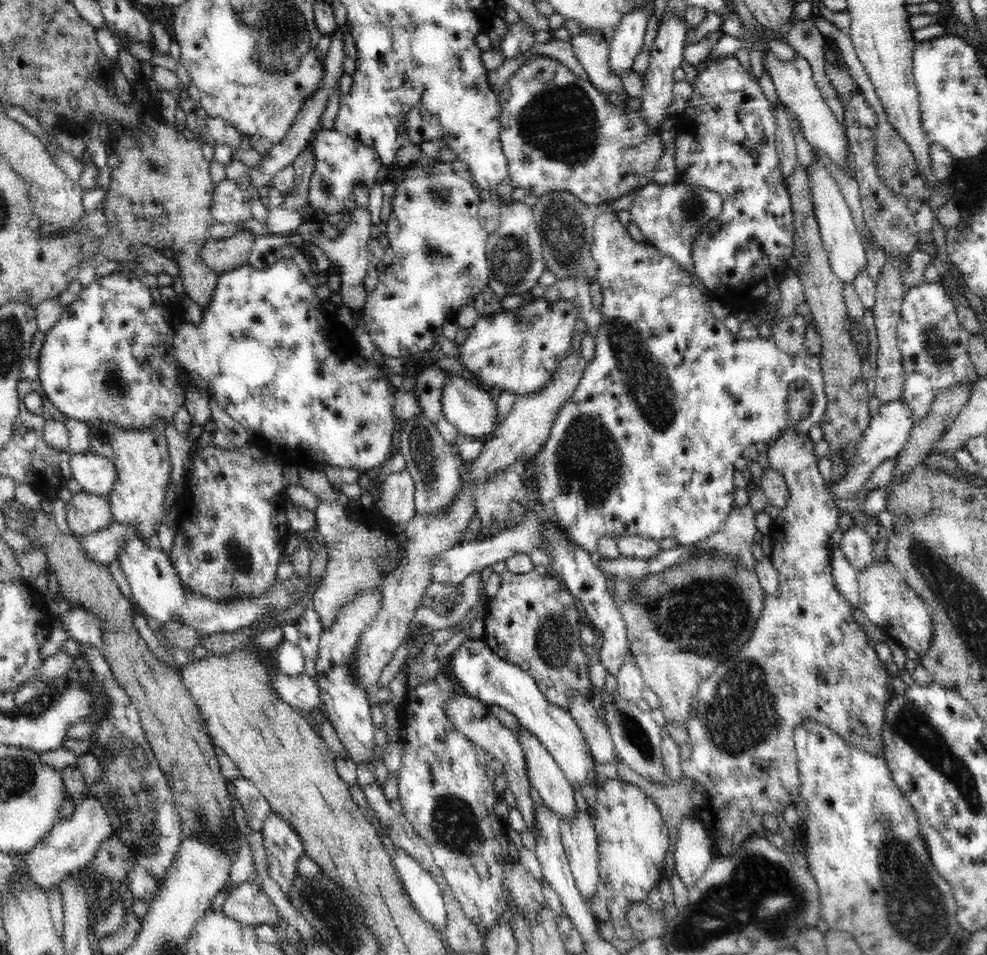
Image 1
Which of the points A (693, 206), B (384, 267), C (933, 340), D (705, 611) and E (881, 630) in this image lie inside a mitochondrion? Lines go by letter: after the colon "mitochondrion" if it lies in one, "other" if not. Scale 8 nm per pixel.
A: mitochondrion
B: other
C: mitochondrion
D: mitochondrion
E: other

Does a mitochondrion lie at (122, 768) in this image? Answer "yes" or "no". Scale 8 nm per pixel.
yes

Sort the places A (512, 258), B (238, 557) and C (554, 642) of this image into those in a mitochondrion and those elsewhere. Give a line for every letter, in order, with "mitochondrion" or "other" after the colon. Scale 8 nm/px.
A: mitochondrion
B: mitochondrion
C: mitochondrion

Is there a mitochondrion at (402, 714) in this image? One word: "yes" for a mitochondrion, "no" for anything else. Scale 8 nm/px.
no

